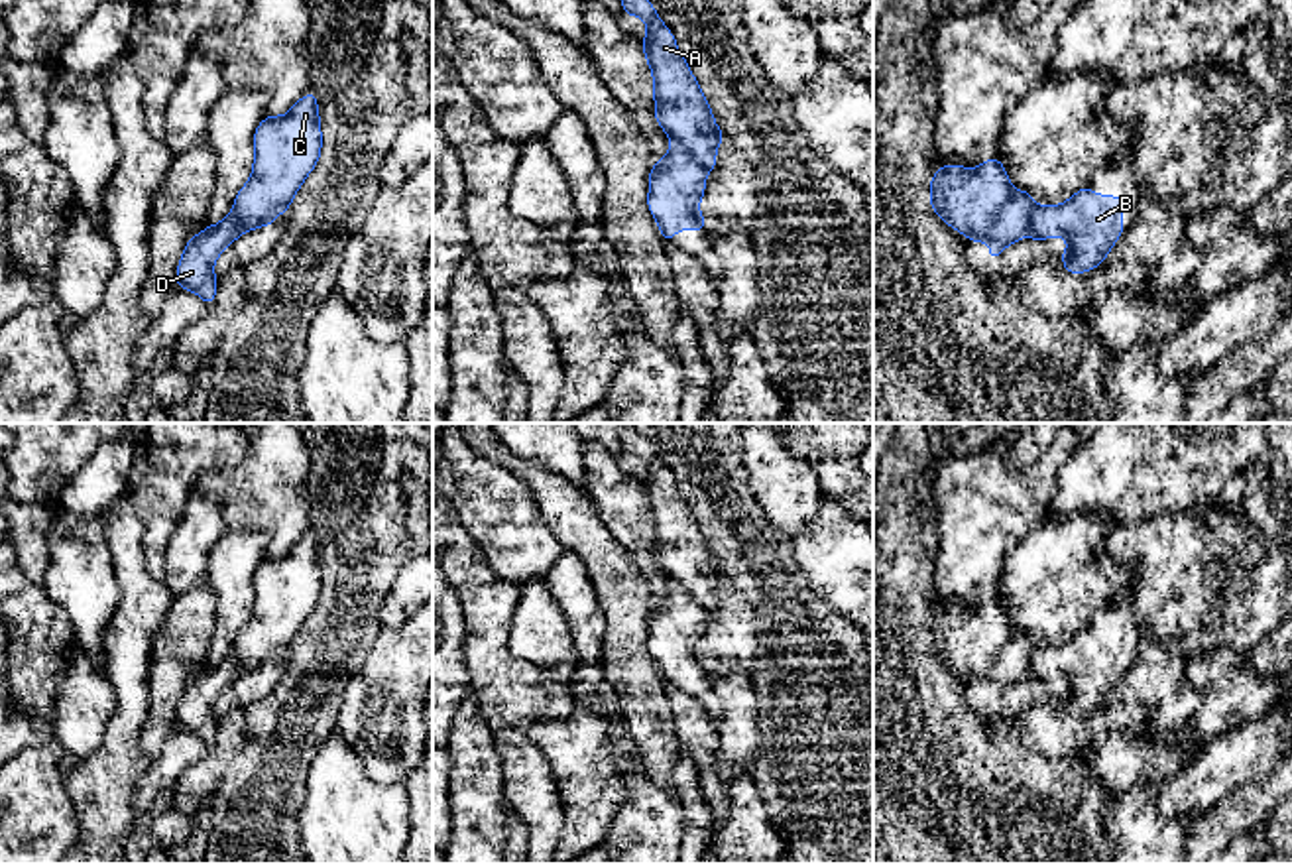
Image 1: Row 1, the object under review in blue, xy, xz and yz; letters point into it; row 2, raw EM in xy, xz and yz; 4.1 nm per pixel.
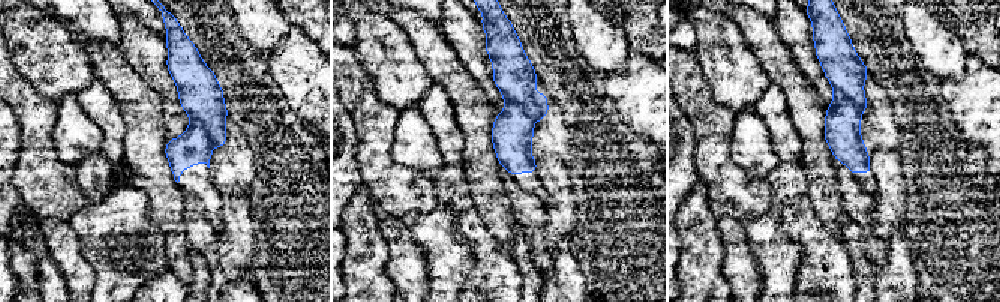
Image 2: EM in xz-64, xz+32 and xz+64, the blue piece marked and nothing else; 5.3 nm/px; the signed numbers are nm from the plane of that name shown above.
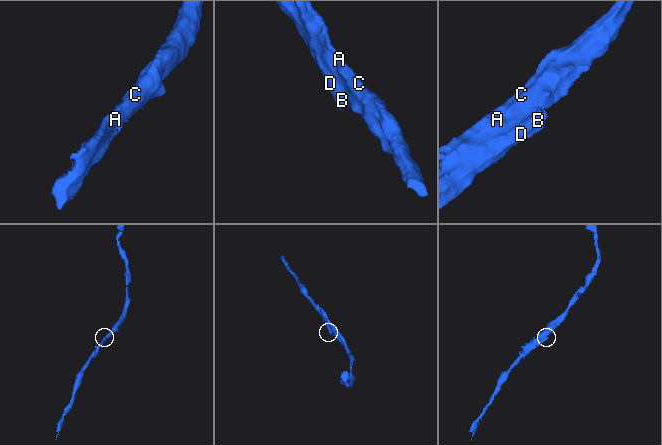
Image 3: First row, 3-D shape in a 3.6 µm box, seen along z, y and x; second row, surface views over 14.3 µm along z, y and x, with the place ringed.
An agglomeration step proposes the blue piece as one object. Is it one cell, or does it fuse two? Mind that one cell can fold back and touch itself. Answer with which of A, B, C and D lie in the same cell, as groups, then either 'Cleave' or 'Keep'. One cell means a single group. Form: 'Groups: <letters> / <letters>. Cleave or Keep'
Groups: A C / B D. Cleave

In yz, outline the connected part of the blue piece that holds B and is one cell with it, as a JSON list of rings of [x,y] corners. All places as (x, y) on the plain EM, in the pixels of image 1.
[[[1089,626],[1062,646],[1040,646],[1032,651],[1028,679],[1046,681],[1064,677],[1066,693],[1060,697],[1072,714],[1101,707],[1125,667],[1121,653],[1127,646],[1115,636],[1095,636]]]

